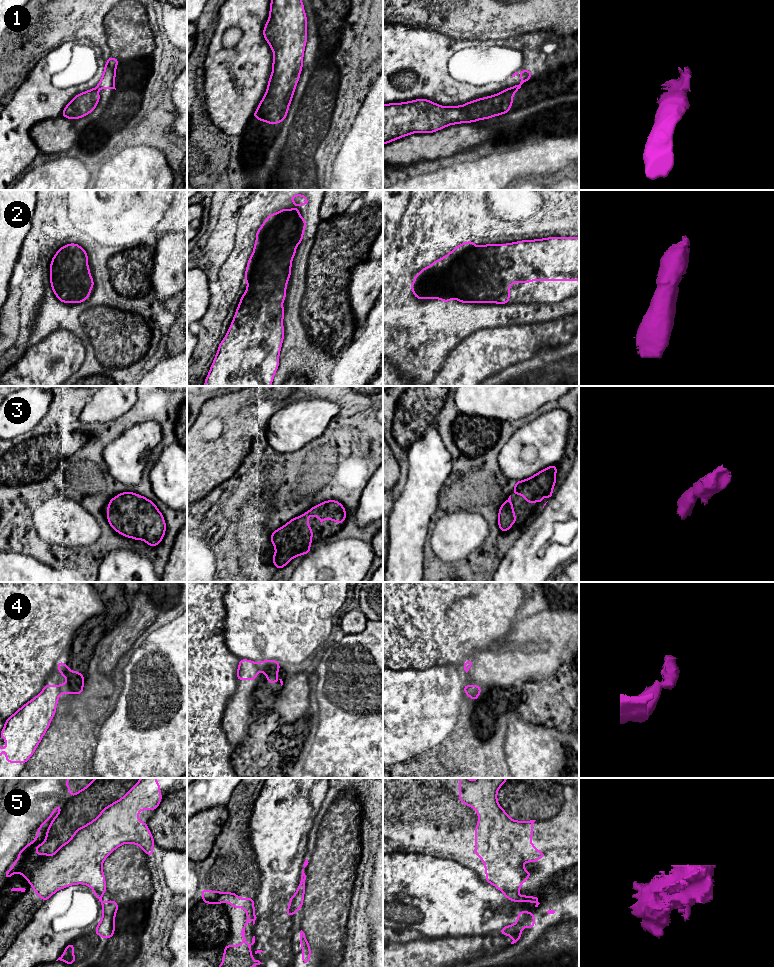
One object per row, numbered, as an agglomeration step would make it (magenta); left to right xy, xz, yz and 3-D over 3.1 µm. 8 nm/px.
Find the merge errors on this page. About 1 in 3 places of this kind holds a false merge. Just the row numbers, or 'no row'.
4, 5

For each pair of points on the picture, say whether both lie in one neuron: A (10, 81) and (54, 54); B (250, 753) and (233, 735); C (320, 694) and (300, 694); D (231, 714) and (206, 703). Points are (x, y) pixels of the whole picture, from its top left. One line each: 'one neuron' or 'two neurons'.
A: two neurons
B: two neurons
C: two neurons
D: two neurons

